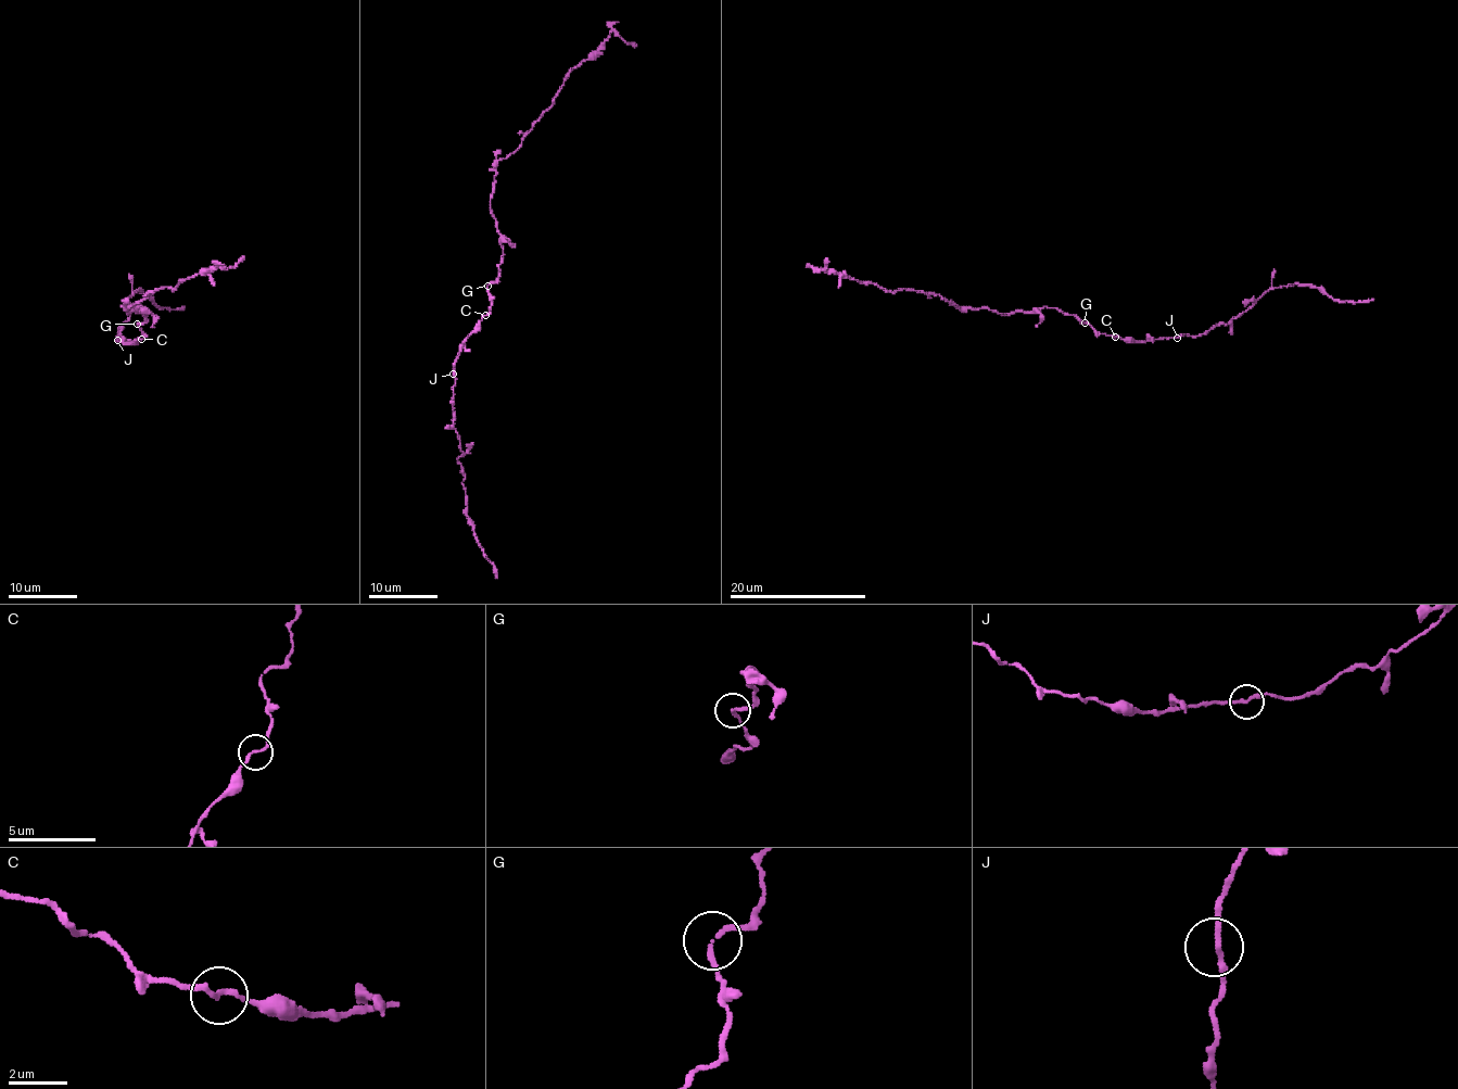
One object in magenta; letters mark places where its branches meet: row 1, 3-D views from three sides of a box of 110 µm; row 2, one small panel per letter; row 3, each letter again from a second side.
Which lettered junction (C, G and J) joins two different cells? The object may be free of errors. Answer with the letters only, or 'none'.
none

